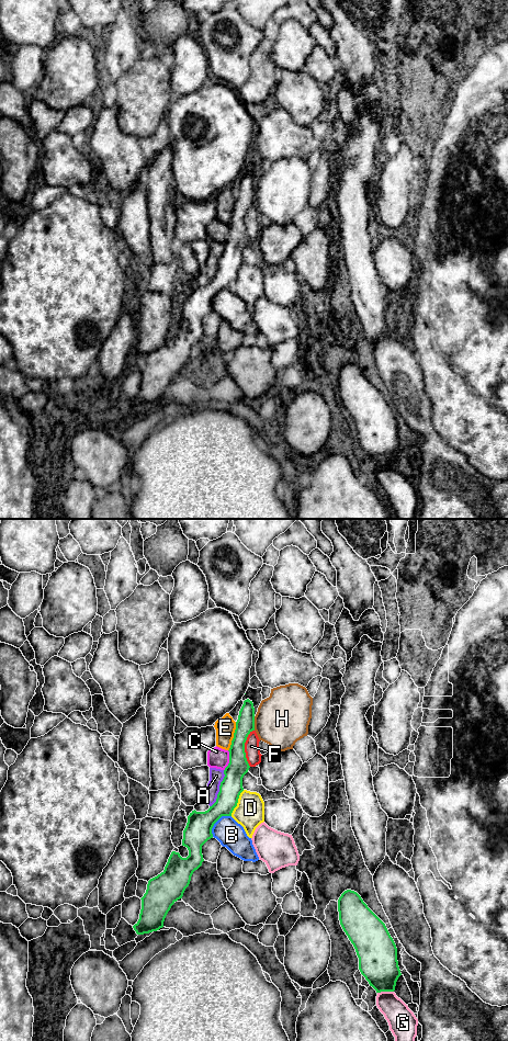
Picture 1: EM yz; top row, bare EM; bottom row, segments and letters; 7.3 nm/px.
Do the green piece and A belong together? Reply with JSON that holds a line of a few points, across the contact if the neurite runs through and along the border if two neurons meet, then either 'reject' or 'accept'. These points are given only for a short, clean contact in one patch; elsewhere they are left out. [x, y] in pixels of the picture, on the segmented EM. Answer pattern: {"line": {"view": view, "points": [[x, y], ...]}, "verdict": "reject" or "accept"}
{"verdict": "reject"}

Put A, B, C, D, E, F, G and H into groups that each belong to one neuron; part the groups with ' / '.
A C / B / D F / E / G / H

